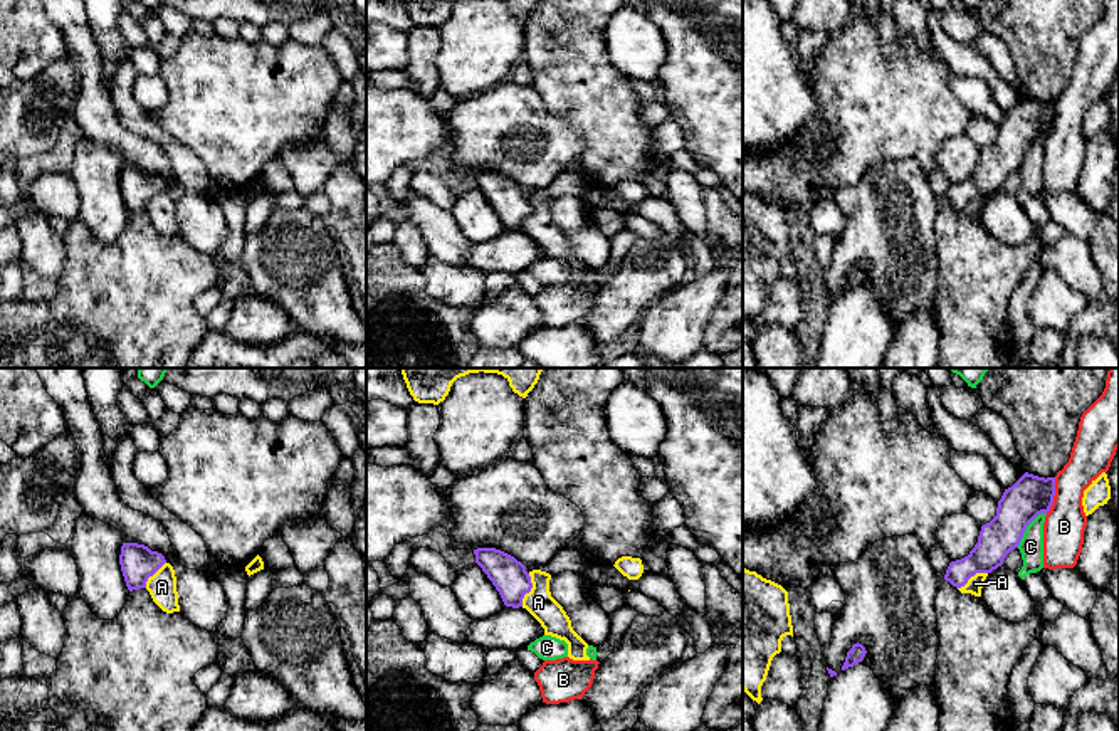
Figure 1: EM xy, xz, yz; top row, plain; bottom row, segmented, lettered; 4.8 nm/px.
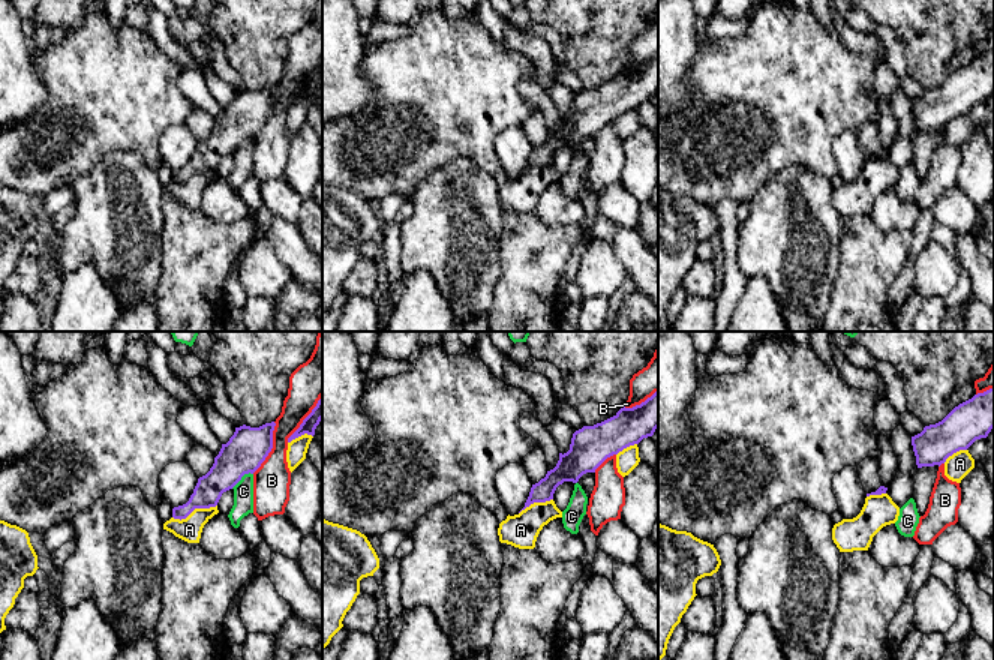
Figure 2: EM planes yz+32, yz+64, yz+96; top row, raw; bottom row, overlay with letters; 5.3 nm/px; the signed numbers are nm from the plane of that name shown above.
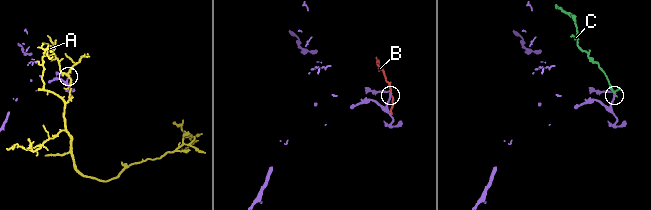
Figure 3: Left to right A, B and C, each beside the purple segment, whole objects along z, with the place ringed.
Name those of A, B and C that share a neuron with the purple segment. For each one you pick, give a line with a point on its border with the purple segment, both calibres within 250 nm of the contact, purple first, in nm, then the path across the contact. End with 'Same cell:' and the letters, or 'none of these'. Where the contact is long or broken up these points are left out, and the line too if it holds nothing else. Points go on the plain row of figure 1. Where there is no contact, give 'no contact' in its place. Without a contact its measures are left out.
Same cell: none of these

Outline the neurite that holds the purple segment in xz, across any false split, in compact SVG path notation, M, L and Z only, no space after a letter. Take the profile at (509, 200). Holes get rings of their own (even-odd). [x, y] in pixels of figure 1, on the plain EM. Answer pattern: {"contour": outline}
{"contour": "M496 171L474 173L475 187L499 215L506 230L523 230L523 222L531 215L531 200L514 180Z"}

